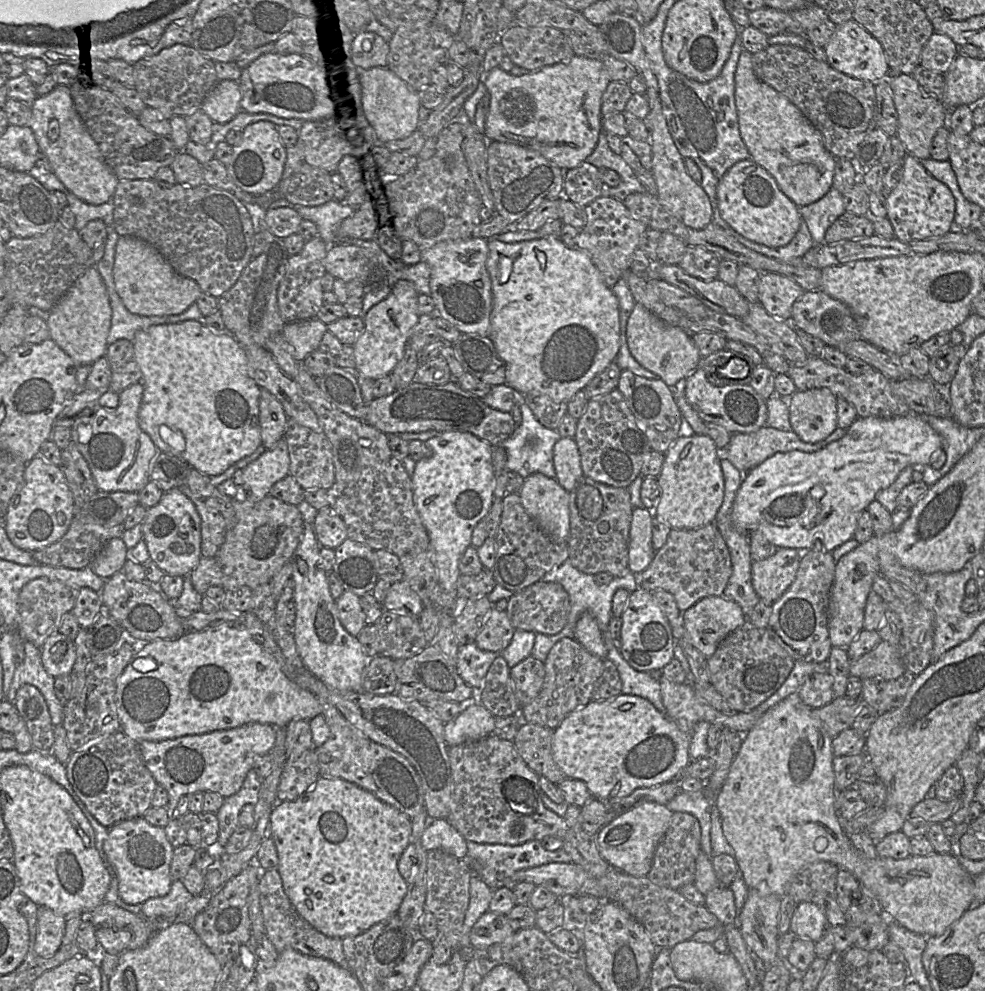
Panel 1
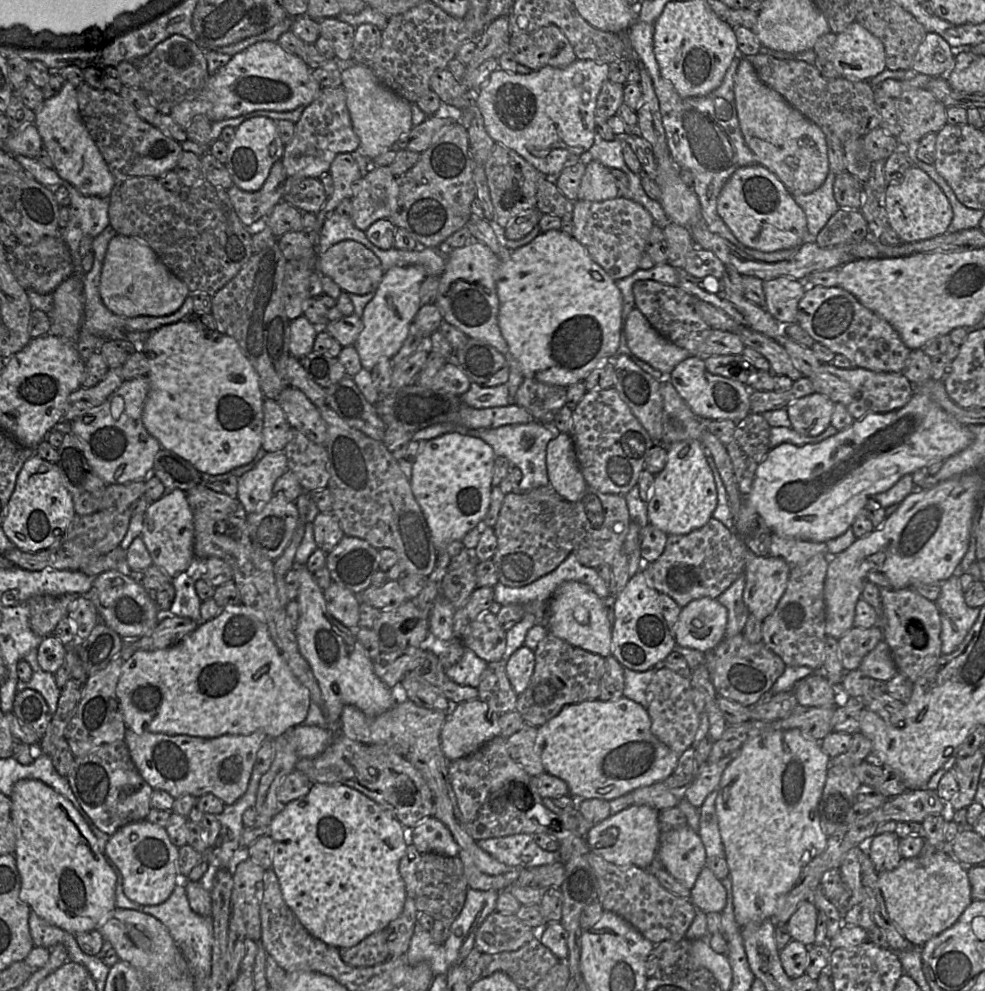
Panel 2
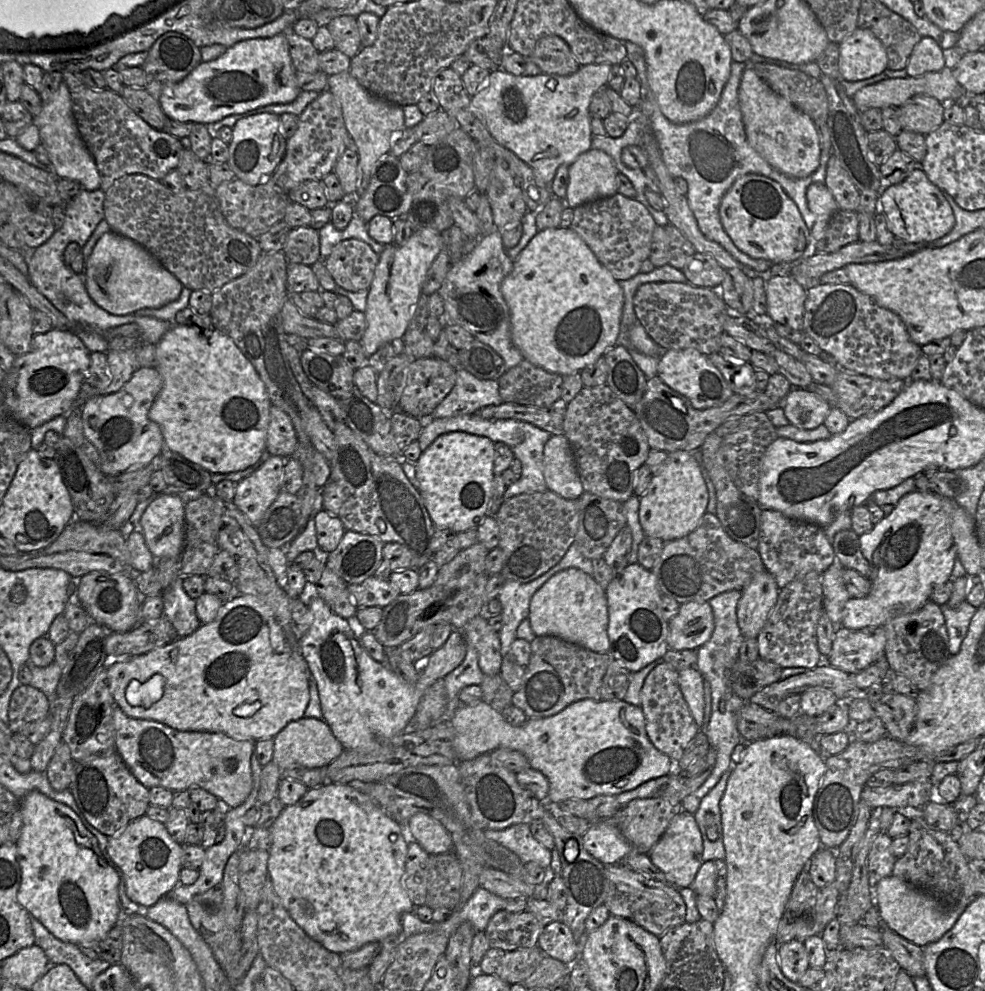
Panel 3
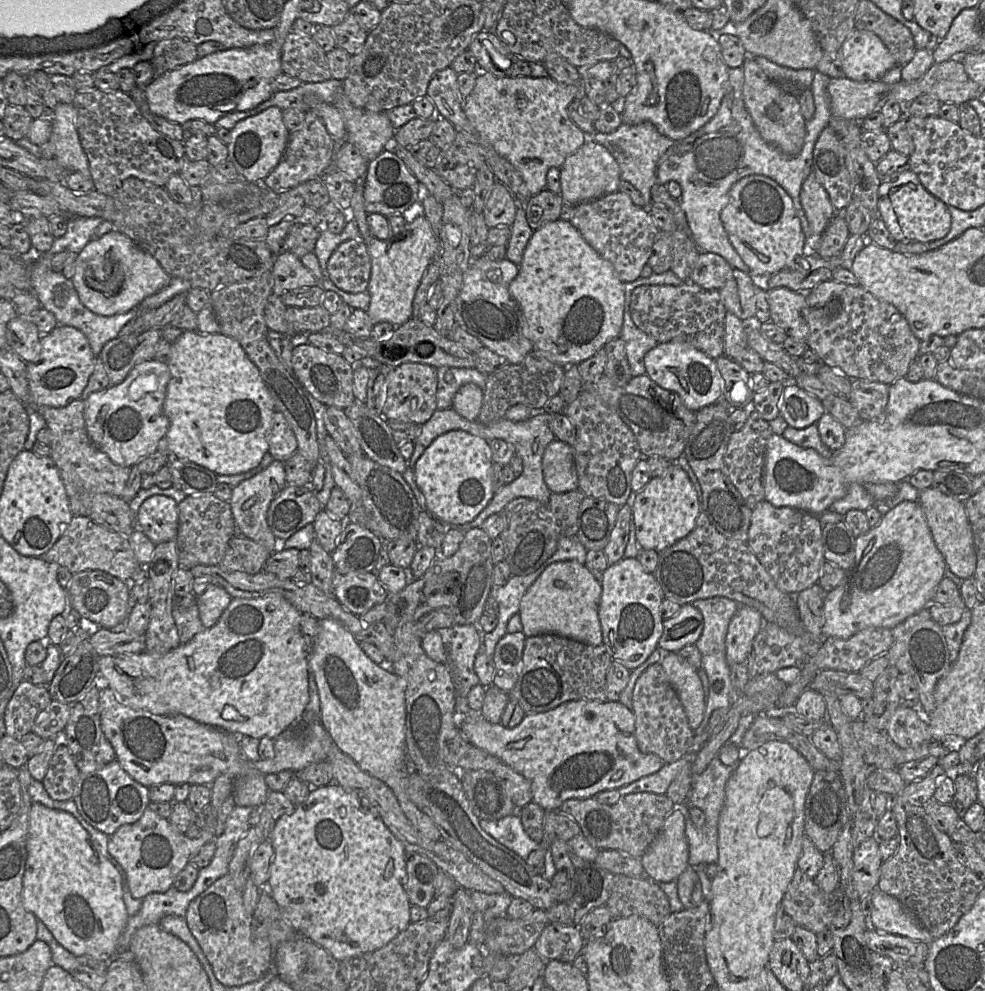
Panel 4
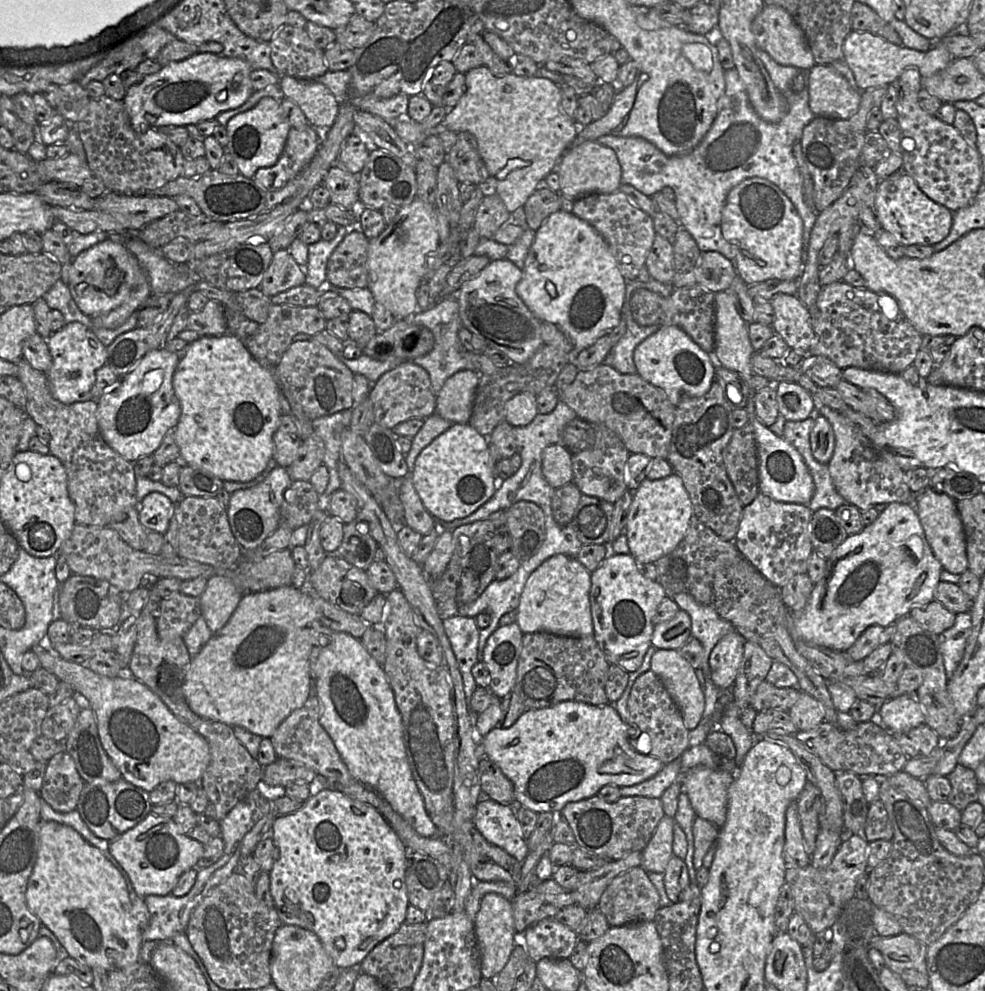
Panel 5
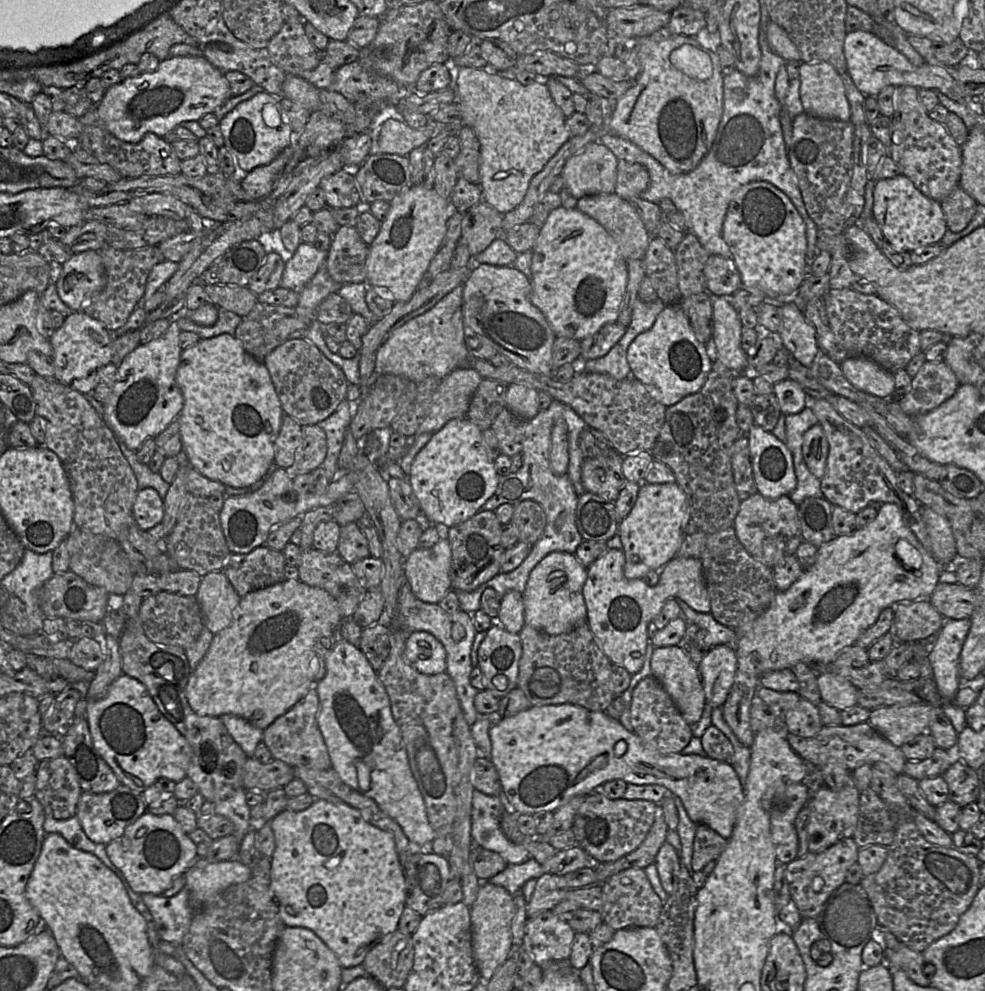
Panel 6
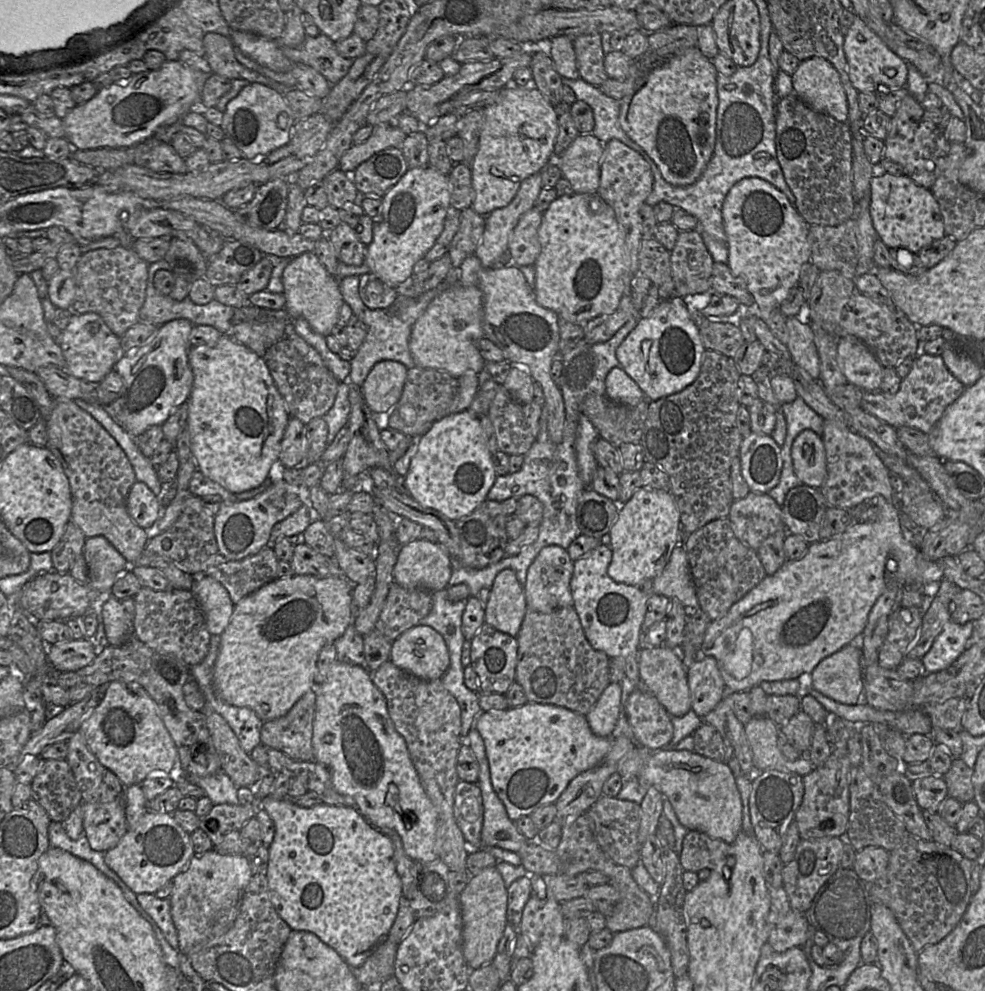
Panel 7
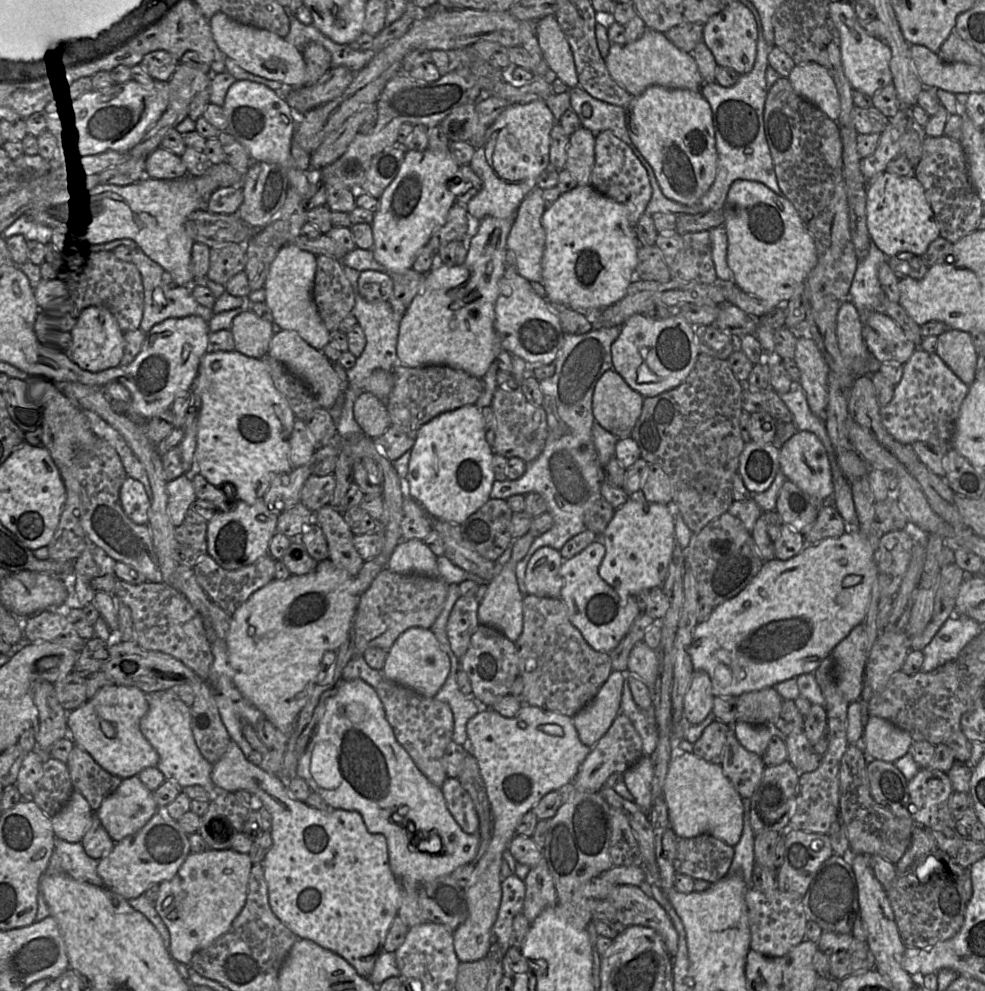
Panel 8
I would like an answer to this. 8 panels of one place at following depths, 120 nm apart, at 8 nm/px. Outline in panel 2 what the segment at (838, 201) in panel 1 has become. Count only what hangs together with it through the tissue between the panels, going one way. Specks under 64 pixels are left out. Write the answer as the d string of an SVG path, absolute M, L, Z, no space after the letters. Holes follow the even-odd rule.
M829 171L824 183L809 194L792 195L803 209L807 218L808 232L817 237L828 220L840 208L833 192L833 183L837 174Z

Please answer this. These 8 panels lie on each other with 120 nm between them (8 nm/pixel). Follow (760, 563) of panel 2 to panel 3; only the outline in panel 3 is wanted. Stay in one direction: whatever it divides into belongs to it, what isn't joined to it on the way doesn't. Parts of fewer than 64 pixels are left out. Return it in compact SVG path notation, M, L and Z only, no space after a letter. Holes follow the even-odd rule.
M767 570L757 573L742 590L737 604L737 622L744 638L757 638L779 594L774 576Z

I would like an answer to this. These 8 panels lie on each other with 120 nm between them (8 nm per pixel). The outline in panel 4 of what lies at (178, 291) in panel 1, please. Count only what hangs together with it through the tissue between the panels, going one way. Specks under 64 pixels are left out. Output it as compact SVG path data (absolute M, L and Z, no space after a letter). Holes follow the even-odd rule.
M113 229L90 240L78 253L71 280L86 308L98 315L111 316L138 307L146 297L166 287L171 278L148 251L139 247L127 235Z

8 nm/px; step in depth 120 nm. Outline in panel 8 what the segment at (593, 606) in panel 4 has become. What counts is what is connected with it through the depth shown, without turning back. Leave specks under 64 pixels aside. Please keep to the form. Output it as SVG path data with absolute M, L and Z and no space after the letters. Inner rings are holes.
M549 546L539 548L530 558L525 572L527 594L560 598L563 581L560 568L564 559Z

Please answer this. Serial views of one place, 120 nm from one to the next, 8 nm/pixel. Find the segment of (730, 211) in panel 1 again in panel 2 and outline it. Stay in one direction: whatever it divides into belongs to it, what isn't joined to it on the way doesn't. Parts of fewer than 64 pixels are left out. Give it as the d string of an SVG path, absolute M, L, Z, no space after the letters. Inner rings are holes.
M754 163L738 168L723 186L718 214L745 246L762 252L800 247L808 235L806 215L779 178L765 166Z

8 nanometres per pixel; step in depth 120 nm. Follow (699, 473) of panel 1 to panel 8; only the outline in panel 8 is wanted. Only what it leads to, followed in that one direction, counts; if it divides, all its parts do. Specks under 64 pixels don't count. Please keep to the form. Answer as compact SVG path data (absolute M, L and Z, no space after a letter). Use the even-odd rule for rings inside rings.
M640 489L616 509L603 532L606 553L598 574L620 597L636 596L643 589L661 587L672 560L675 541L674 516L666 505L648 502Z

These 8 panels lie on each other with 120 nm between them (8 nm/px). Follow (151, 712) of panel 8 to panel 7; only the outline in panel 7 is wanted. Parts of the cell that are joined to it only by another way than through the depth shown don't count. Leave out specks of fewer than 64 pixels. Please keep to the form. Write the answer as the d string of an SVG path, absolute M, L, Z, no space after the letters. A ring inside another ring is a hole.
M219 771L212 776L203 778L188 778L185 774L182 774L182 779L190 779L202 788L213 805L239 804L237 796L238 788L224 771Z

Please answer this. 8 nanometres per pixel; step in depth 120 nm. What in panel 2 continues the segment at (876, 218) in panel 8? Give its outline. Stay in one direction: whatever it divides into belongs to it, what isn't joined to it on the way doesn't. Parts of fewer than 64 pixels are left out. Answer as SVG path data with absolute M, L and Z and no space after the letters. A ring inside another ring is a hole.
M915 165L906 171L899 183L889 183L886 186L885 209L888 225L904 243L914 243L944 235L953 220L953 209L947 196L925 171Z

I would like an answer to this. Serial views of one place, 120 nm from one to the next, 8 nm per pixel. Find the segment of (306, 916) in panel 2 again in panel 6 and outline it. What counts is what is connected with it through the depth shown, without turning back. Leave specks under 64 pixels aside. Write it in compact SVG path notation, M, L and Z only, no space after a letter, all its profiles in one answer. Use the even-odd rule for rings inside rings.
M315 799L313 804L303 811L283 810L270 822L275 850L271 857L270 890L278 905L279 915L287 927L302 927L313 931L337 956L342 968L352 968L363 963L367 953L380 943L388 934L398 929L401 914L406 907L407 884L405 872L400 863L394 837L391 833L370 824L358 809L344 803L332 803Z

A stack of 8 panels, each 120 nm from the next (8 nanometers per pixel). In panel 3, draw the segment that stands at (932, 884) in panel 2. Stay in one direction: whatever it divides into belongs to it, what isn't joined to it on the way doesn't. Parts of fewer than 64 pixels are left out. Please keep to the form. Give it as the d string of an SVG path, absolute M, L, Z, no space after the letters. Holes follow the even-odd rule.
M889 875L881 879L874 889L874 906L881 921L907 941L920 947L940 940L967 907L946 907L931 894L910 886L901 878Z

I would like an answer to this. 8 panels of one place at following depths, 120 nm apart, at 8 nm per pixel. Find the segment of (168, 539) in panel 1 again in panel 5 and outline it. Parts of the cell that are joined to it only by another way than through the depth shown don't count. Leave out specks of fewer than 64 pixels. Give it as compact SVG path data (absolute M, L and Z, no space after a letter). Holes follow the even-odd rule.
M160 492L147 494L138 505L139 520L147 530L165 535L175 504Z

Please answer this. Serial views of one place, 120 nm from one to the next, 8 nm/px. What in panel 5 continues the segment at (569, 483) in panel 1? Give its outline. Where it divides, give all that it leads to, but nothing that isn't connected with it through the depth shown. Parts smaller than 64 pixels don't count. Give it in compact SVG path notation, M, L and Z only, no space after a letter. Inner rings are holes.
M563 444L548 445L542 454L542 474L554 489L573 482L572 454Z

